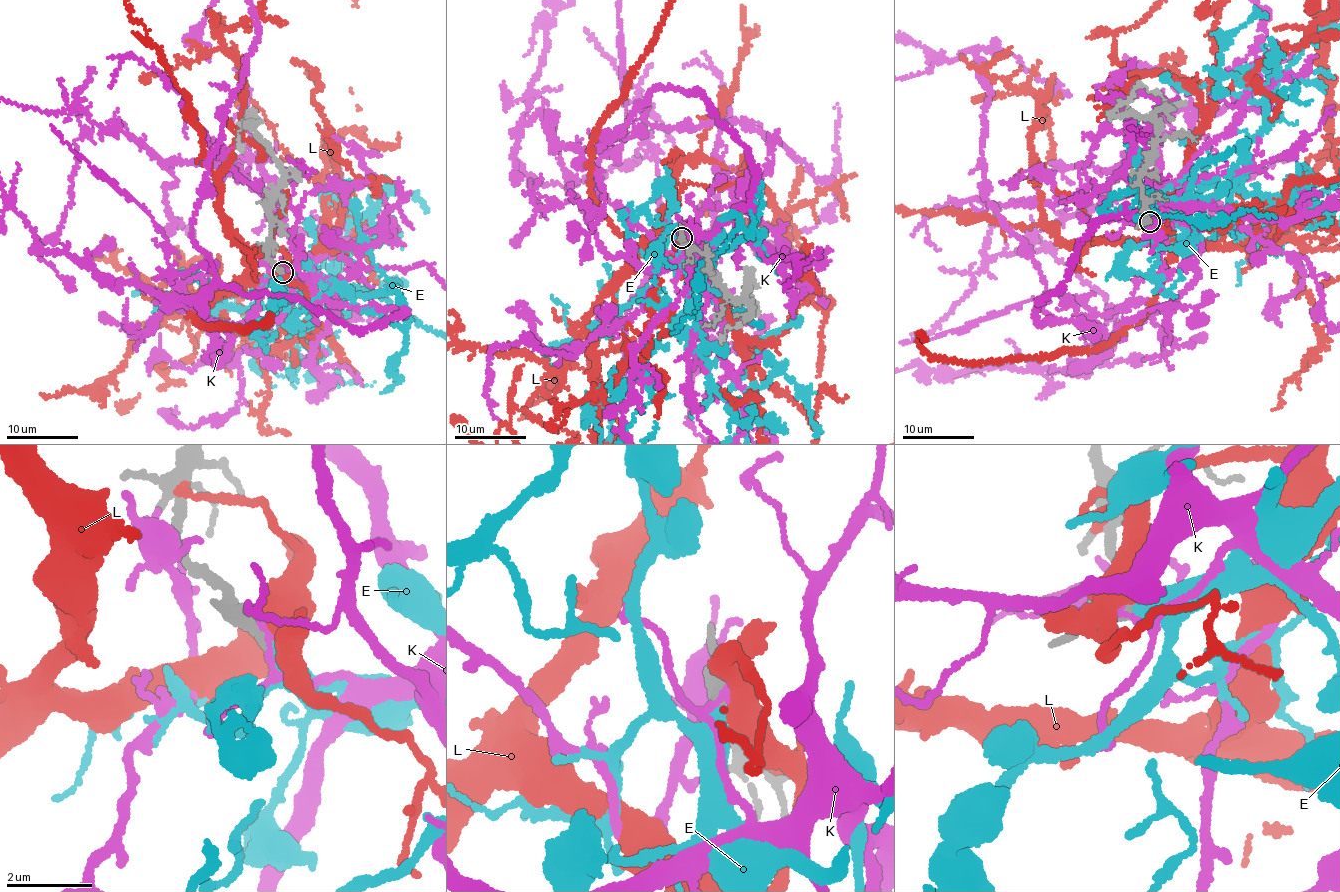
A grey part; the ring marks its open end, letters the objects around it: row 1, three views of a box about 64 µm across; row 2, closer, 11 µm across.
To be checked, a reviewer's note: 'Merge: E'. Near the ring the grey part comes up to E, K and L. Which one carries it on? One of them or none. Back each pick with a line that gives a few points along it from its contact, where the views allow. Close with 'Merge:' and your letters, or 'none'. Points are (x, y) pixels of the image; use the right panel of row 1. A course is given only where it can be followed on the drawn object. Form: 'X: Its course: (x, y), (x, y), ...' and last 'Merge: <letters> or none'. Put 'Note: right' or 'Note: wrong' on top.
Note: right
Merge: E

